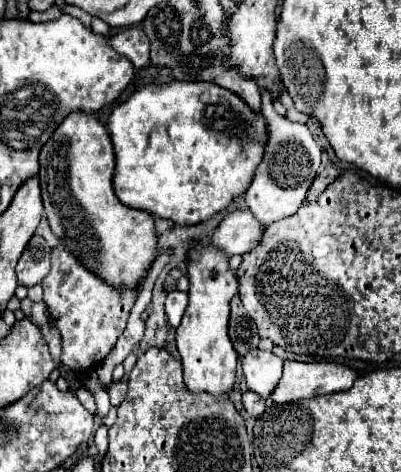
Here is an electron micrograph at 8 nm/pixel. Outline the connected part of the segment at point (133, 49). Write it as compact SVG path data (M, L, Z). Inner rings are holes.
M143 27L119 29L113 37L107 37L107 43L117 53L125 55L137 69L149 63L149 39Z

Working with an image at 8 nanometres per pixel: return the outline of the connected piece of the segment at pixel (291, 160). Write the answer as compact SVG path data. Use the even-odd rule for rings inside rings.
M261 89L261 113L269 121L269 143L265 149L265 159L261 161L257 175L253 177L253 183L245 193L245 201L253 217L263 227L267 227L279 219L293 215L301 207L301 203L305 201L307 189L311 187L313 179L319 173L321 149L305 125L291 123L287 117L281 117L275 113L271 105L271 93L267 89ZM275 177L281 177L281 185L277 183Z

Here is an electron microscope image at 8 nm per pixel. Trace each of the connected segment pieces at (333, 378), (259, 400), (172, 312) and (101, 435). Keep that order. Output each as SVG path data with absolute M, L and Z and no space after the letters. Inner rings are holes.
M285 361L283 377L273 389L269 401L273 405L285 405L301 399L313 399L327 393L345 391L353 385L357 373L345 365L335 363L299 363Z
M245 391L245 393L243 393L243 407L245 407L247 415L251 415L251 417L257 419L257 417L261 417L263 411L267 409L267 401L265 401L261 395L253 393L253 391Z
M179 289L169 291L167 301L165 301L165 313L167 313L167 321L171 327L179 327L187 305L189 305L189 293L187 291L179 291Z
M101 423L101 427L95 433L95 447L97 447L99 455L107 453L107 427L105 427L105 423Z

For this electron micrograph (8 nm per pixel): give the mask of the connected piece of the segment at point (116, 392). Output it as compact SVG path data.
M113 383L109 387L109 397L111 397L111 405L119 405L123 399L125 399L125 393L127 393L127 383Z

